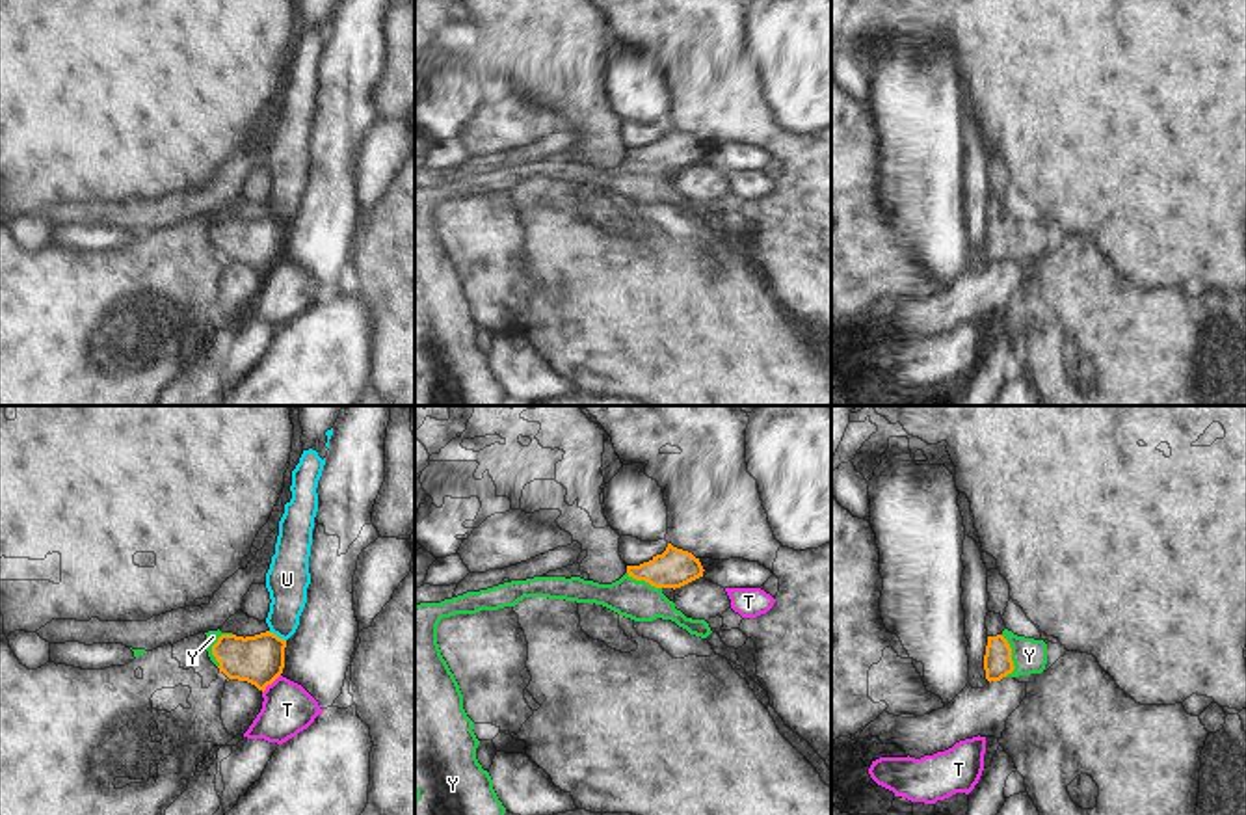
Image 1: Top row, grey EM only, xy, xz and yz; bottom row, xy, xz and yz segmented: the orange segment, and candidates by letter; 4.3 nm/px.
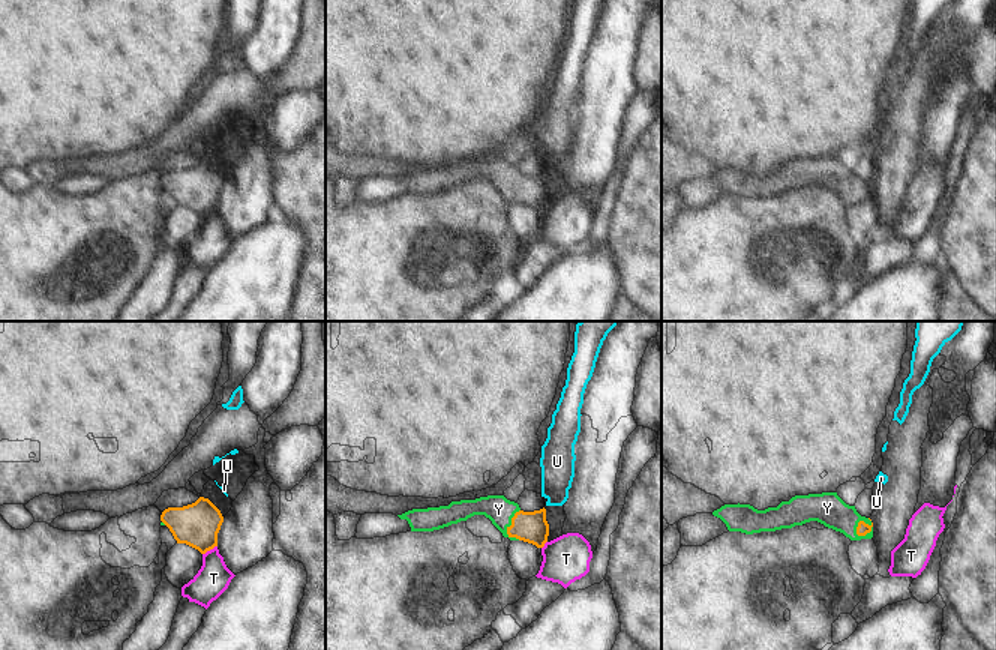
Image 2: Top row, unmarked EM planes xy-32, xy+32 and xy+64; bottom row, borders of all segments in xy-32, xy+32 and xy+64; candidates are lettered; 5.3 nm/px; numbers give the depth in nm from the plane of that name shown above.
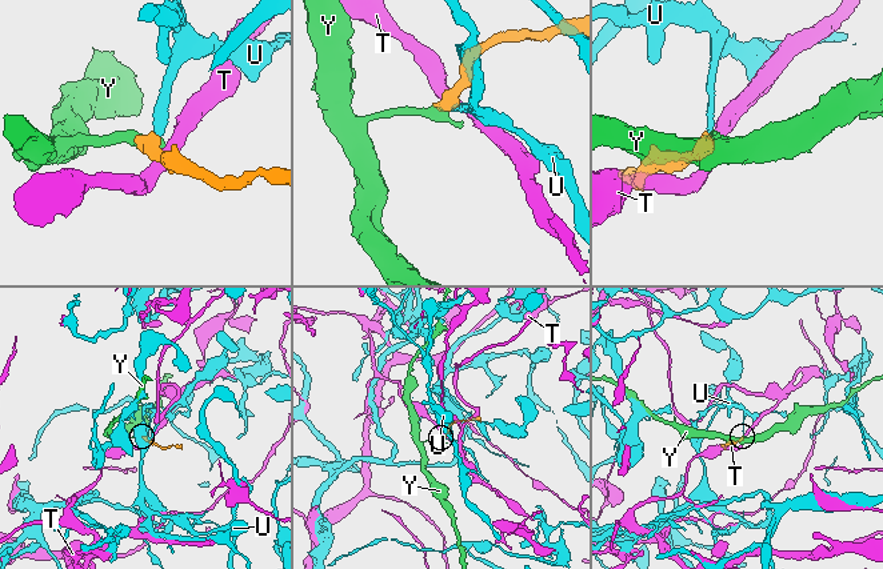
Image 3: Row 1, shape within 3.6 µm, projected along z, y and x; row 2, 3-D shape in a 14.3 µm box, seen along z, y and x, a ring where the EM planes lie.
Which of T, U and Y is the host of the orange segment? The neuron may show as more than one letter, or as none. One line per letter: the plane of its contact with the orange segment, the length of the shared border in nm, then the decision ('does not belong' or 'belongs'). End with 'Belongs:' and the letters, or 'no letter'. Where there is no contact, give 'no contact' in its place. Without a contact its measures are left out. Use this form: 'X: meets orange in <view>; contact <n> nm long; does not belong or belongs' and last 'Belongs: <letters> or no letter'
T: meets orange in xy; contact 120 nm long; does not belong
U: meets orange in xy; contact 90 nm long; does not belong
Y: meets orange in yz; contact 190 nm long; belongs
Belongs: Y

